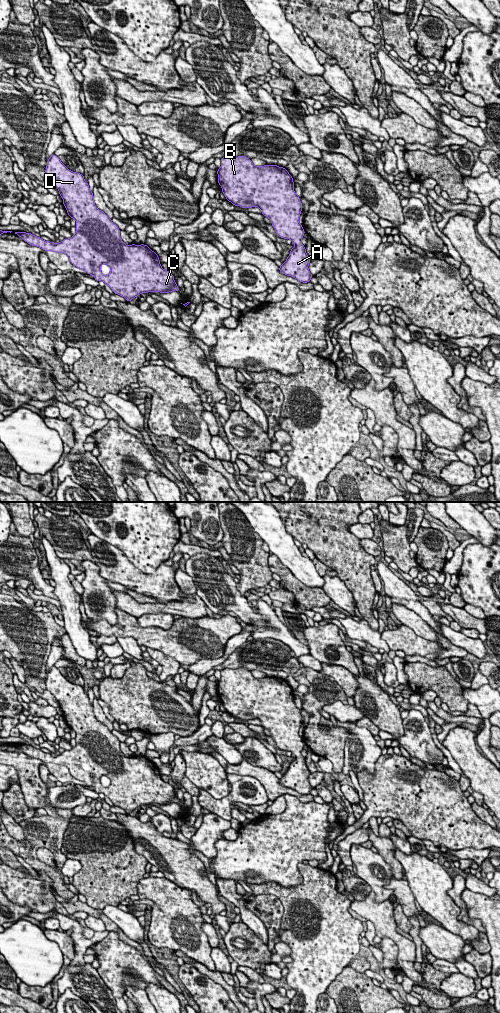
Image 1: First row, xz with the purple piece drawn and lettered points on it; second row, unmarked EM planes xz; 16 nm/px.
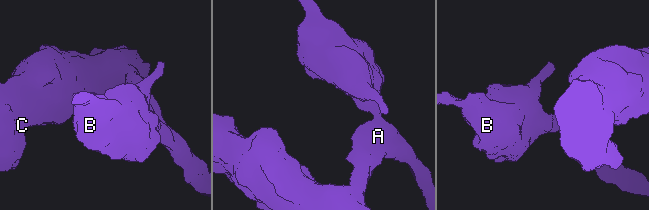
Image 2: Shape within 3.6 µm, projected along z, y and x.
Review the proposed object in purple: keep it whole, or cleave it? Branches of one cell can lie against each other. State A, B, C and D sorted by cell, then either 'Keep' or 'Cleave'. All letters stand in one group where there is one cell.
Groups: A B C D. Keep

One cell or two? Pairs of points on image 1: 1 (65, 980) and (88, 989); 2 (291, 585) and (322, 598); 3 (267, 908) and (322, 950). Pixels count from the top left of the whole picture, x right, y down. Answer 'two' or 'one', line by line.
1: one
2: one
3: two

